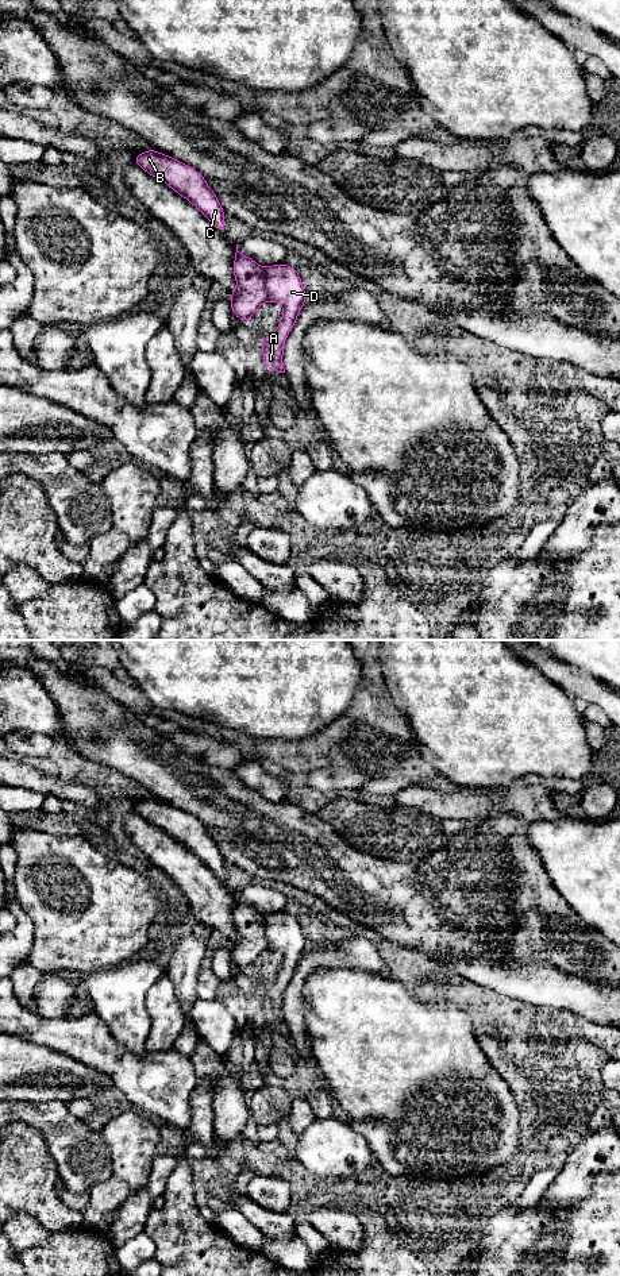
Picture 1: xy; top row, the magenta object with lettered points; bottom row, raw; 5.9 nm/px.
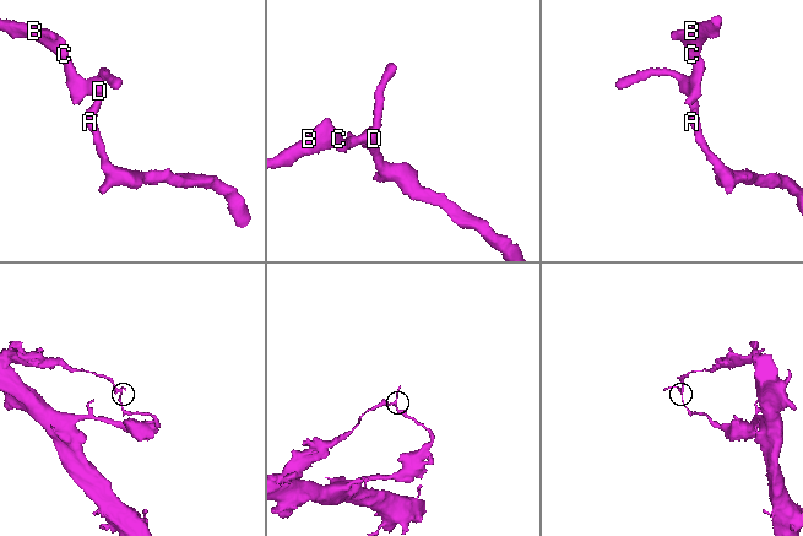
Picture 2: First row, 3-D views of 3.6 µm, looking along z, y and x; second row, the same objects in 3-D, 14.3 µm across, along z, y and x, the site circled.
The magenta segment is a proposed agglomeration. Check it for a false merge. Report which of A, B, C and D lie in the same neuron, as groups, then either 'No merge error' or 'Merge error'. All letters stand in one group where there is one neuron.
Groups: A D / B C. Merge error

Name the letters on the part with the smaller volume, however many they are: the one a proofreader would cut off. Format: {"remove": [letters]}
{"remove": ["B", "C"]}

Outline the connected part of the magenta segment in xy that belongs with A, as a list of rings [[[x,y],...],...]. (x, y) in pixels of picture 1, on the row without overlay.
[[[282,910],[265,915],[265,934],[269,949],[281,952],[284,961],[276,980],[261,986],[262,1013],[272,1019],[285,1021],[284,992],[307,951],[307,941],[299,918]]]

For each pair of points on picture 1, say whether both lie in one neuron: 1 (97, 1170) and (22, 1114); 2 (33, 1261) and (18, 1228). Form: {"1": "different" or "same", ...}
{"1": "same", "2": "different"}

